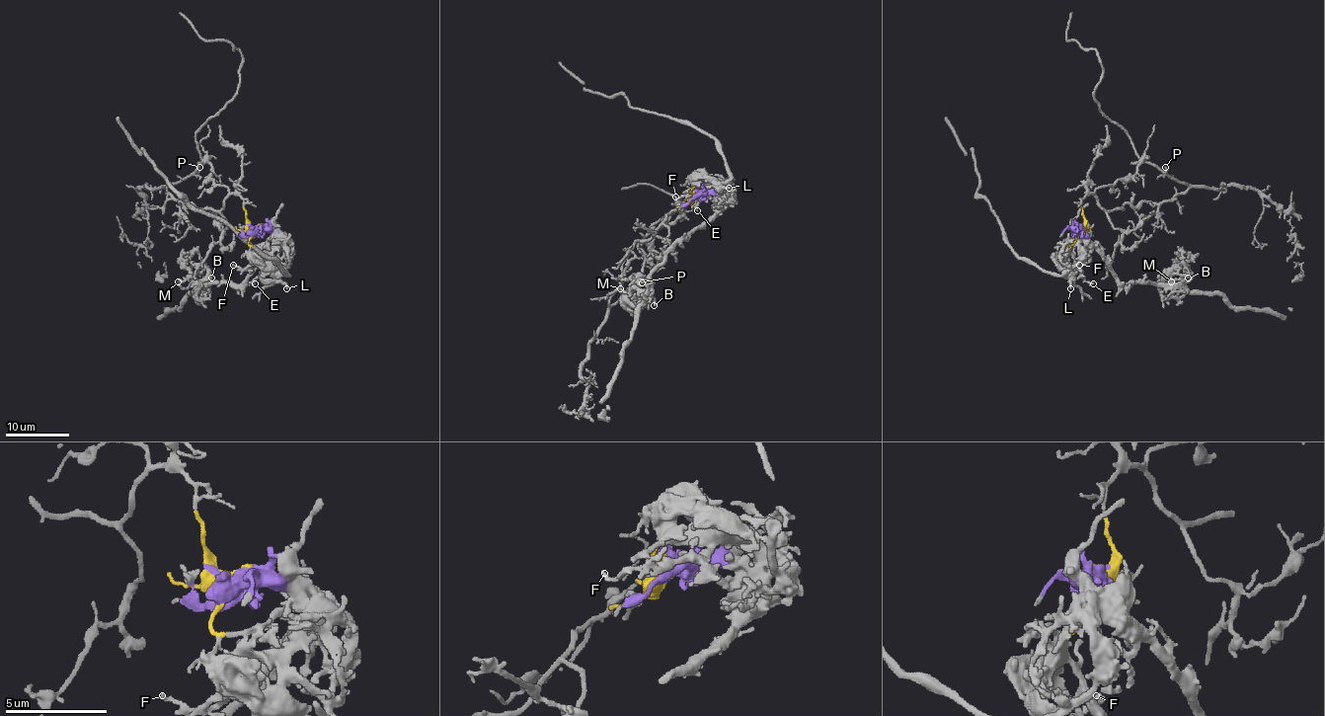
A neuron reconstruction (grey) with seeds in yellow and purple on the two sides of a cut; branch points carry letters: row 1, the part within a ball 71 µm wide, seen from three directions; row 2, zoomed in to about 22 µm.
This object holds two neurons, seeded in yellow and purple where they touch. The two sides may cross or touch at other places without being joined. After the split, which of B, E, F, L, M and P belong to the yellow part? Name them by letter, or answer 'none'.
P

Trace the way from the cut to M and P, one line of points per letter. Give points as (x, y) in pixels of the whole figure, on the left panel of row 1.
M: (250, 228), (271, 230), (278, 239), (268, 257), (241, 283), (193, 282), (185, 287), (177, 280)
P: (250, 228), (244, 201), (226, 187), (217, 186), (210, 178), (210, 165), (204, 160), (197, 173), (199, 166)

